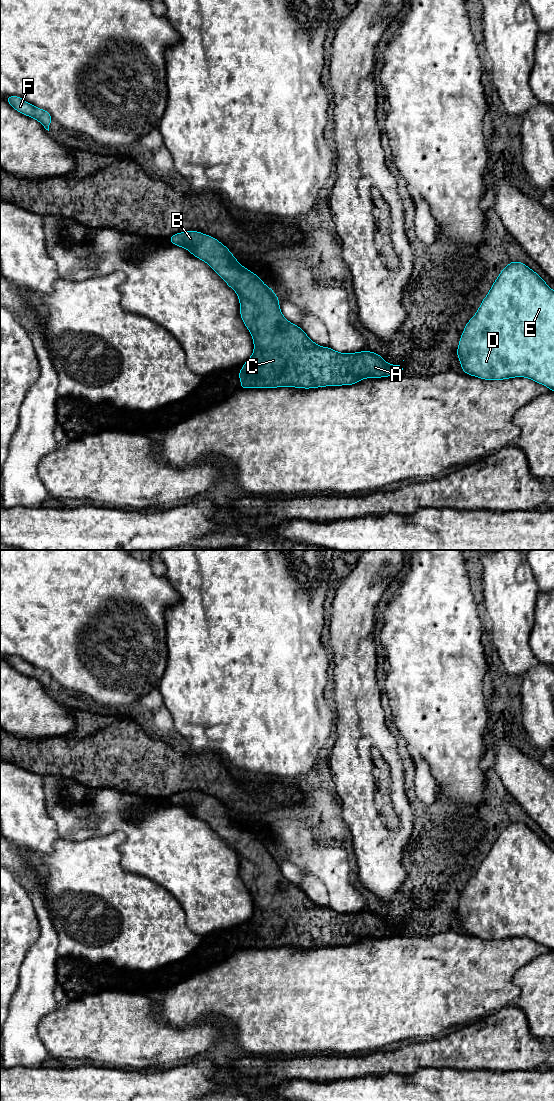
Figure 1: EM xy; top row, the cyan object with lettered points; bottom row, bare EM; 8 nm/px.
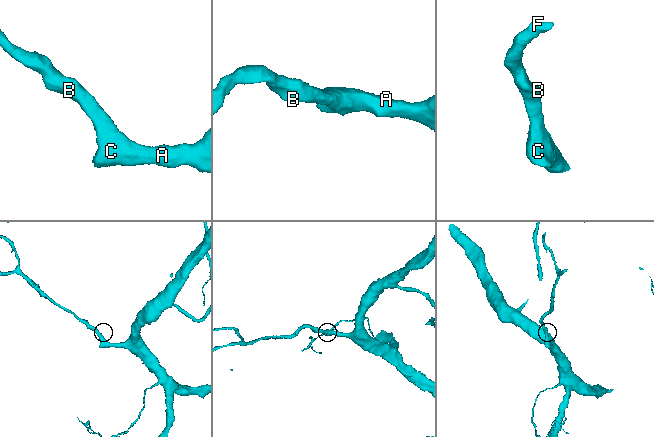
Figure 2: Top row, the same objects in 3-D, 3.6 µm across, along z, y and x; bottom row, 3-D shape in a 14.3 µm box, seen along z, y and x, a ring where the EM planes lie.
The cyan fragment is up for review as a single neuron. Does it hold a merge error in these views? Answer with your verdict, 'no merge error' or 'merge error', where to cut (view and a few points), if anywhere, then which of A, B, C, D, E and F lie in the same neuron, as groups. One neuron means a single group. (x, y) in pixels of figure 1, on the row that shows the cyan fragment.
no merge error; no cut; A B C D E F

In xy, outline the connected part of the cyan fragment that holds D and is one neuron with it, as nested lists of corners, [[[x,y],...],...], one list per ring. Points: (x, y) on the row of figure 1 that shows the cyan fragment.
[[[518,261],[510,262],[498,275],[476,314],[465,325],[456,353],[465,374],[479,377],[483,380],[525,377],[548,387],[551,392],[554,392],[554,290],[546,284],[538,273],[531,270],[524,263]]]

